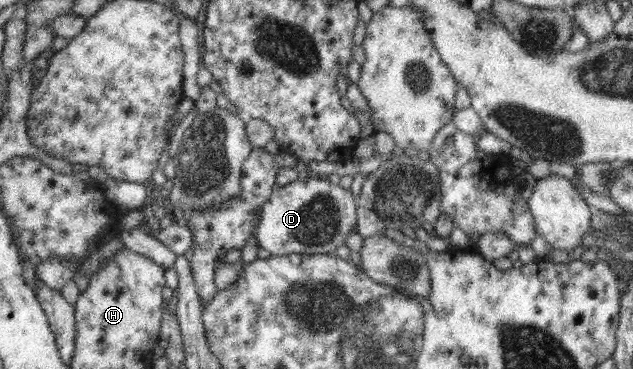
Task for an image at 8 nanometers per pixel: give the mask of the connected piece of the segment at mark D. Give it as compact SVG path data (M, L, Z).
M309 175L305 181L293 181L277 187L273 194L263 203L261 218L256 228L257 245L273 256L288 254L327 254L346 244L351 232L356 232L357 207L351 191L335 185L325 176Z

